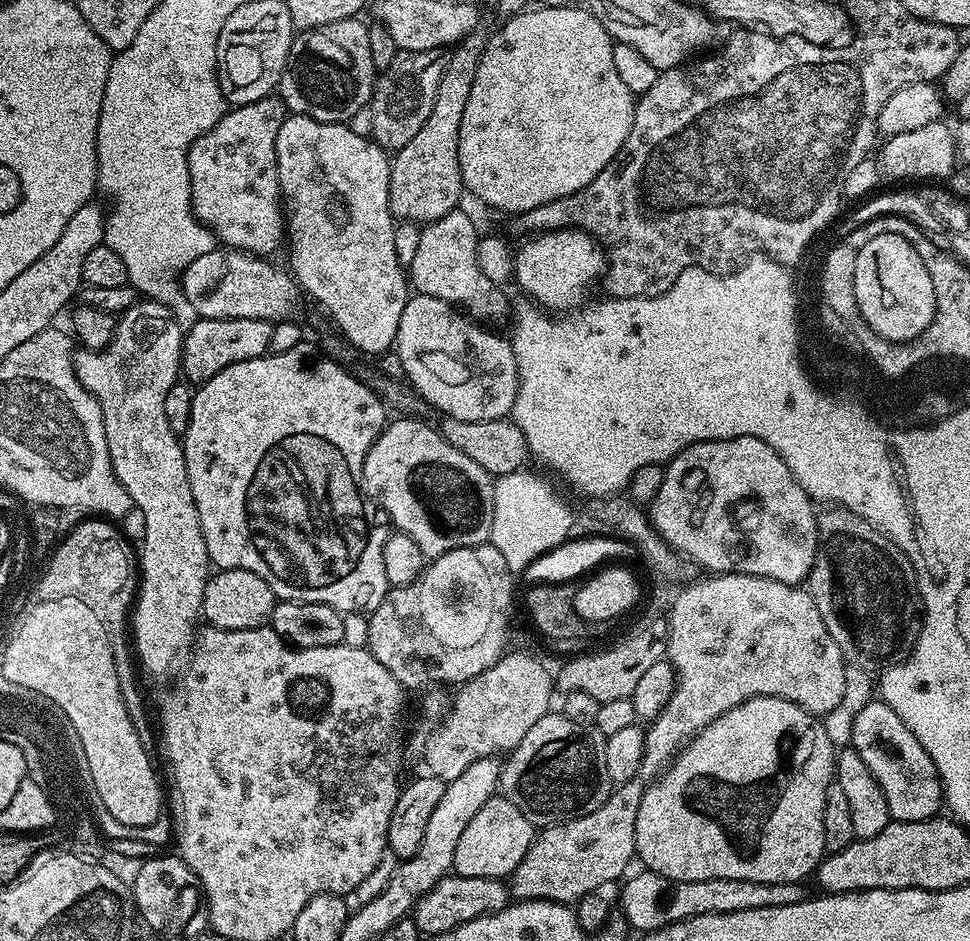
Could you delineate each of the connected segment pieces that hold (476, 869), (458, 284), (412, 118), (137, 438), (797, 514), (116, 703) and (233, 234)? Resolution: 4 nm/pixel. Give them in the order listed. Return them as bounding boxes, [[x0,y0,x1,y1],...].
[[452,794,537,878],[410,211,510,326],[370,51,446,150],[72,298,210,676],[650,436,820,585],[6,598,161,824],[188,94,286,254]]

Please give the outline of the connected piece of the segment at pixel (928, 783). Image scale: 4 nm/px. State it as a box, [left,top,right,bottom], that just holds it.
[851,698,944,822]

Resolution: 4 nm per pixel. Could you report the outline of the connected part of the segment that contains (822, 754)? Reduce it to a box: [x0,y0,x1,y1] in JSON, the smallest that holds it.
[636,696,837,882]

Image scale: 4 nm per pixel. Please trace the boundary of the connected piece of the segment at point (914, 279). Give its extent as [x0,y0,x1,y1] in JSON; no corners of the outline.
[854,236,936,344]

